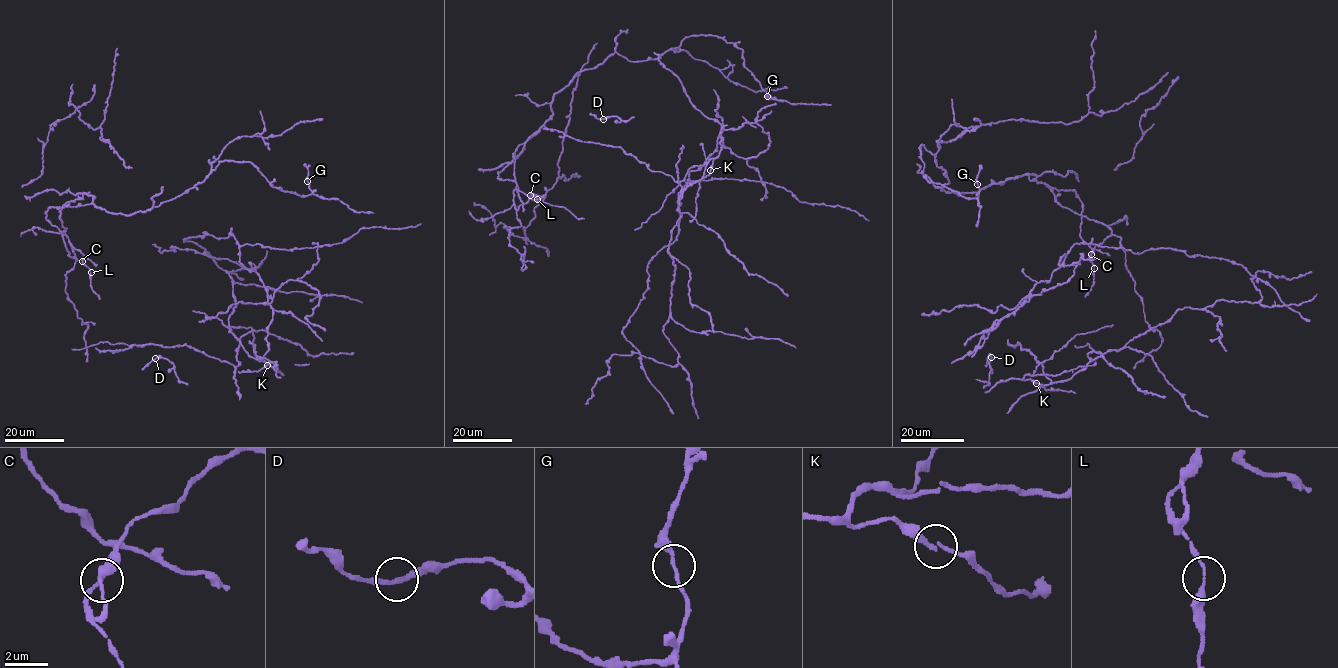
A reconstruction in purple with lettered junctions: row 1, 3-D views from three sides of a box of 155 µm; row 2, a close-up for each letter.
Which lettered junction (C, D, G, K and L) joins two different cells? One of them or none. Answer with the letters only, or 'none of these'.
none of these

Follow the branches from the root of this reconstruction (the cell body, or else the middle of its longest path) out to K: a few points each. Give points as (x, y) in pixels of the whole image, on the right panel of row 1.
K: (1072, 376), (1059, 381), (1053, 390), (1047, 390), (1036, 383)

